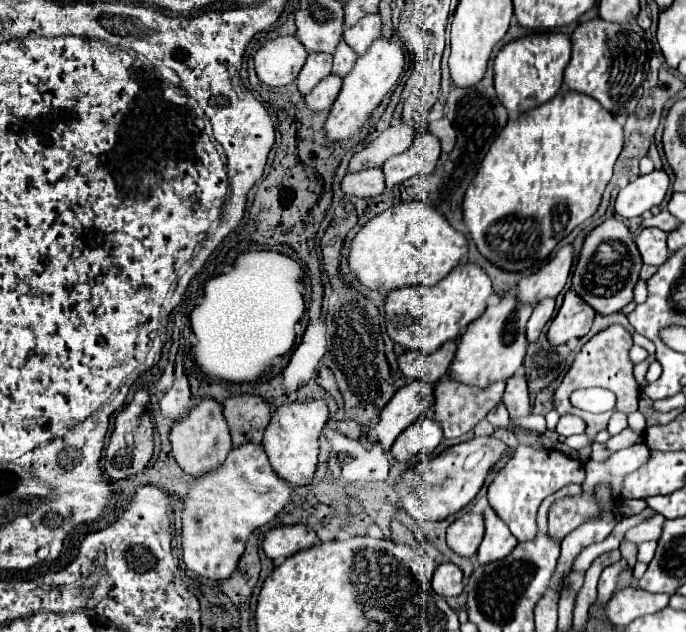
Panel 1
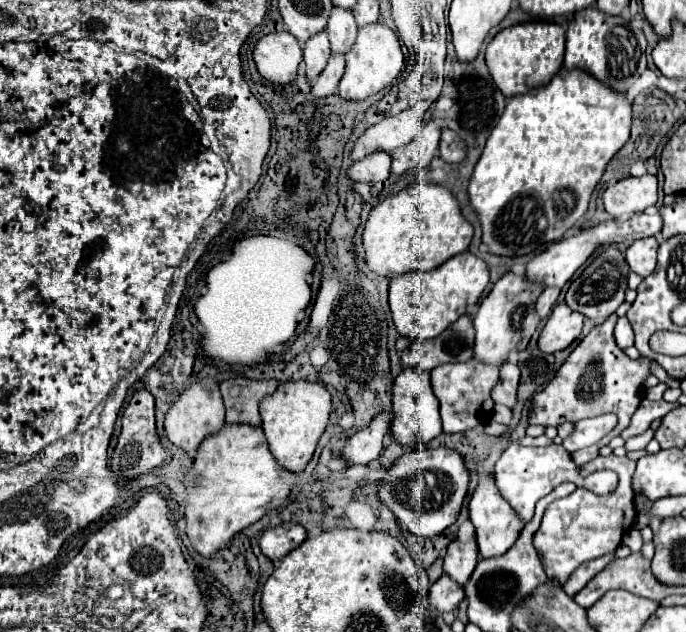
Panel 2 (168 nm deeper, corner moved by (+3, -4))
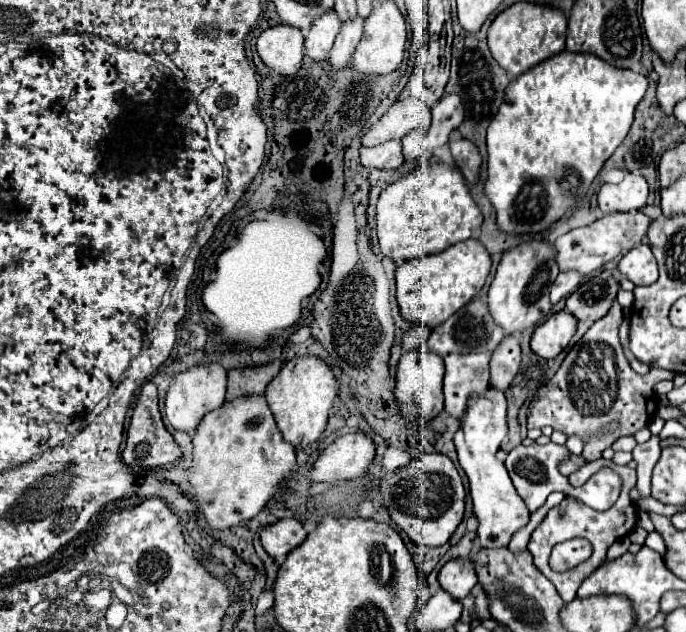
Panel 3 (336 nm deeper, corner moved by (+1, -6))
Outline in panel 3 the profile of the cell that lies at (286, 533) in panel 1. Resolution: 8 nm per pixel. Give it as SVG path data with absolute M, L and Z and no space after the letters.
M282 518L276 524L262 528L260 542L262 542L264 550L268 552L268 556L272 556L276 560L276 558L282 558L288 552L292 552L296 546L300 546L306 536L308 536L308 532L304 530L300 520Z

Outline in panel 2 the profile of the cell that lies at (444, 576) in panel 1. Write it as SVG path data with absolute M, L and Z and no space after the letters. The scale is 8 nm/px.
M448 576L438 578L428 592L428 602L440 612L452 612L464 600L464 588Z

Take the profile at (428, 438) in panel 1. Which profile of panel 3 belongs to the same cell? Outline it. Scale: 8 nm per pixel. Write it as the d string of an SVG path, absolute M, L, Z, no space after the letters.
M422 342L418 348L414 348L412 352L404 354L400 358L398 364L398 374L396 374L396 388L394 388L394 396L400 408L400 414L414 422L418 418L428 418L434 420L440 410L444 408L444 396L442 396L442 376L444 376L444 362L442 358L434 356L434 352L426 352L426 344Z

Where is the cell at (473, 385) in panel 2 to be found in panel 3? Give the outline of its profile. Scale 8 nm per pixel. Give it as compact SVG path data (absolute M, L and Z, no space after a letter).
M490 354L446 356L444 410L450 418L462 420L472 394L484 394L490 380Z

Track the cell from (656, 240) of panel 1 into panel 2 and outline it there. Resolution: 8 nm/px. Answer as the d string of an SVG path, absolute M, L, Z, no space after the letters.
M642 238L632 242L632 246L626 250L626 262L632 272L646 278L656 268L656 250L658 242L656 238Z

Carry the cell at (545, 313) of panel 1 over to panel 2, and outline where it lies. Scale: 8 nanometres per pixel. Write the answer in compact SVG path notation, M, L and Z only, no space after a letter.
M554 286L544 288L544 292L540 294L540 298L536 302L536 312L540 314L540 318L546 318L552 312L552 306L556 304L558 294L560 294L560 288L554 288Z

